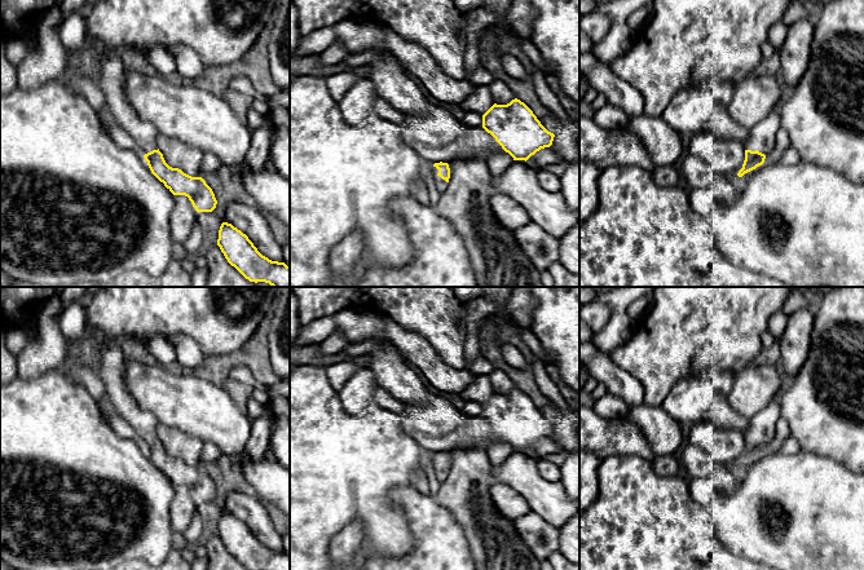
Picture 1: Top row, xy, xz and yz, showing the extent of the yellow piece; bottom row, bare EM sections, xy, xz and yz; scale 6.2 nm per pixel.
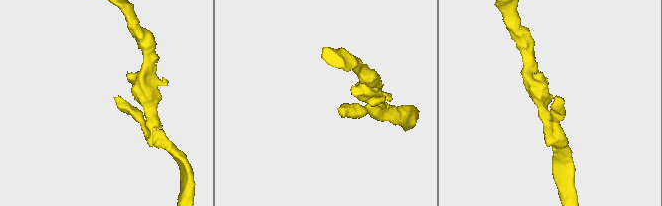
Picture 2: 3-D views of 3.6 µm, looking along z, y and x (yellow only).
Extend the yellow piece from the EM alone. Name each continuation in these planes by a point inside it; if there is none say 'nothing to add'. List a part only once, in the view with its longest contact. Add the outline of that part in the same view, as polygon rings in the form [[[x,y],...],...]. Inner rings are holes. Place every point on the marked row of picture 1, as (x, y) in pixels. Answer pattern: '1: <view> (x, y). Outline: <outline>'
1: xz (441, 185). Outline: [[[433,164],[427,165],[427,178],[429,182],[435,184],[440,193],[444,193],[448,187],[448,182],[442,180],[438,174],[438,169]]]

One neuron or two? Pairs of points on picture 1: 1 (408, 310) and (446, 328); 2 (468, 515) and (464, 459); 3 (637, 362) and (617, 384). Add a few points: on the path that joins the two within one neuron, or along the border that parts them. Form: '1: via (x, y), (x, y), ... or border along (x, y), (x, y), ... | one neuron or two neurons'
1: via (417, 310), (428, 310), (437, 319) | one neuron
2: via (468, 500), (468, 473) | one neuron
3: border along (609, 354), (618, 366), (639, 383), (644, 398) | two neurons

